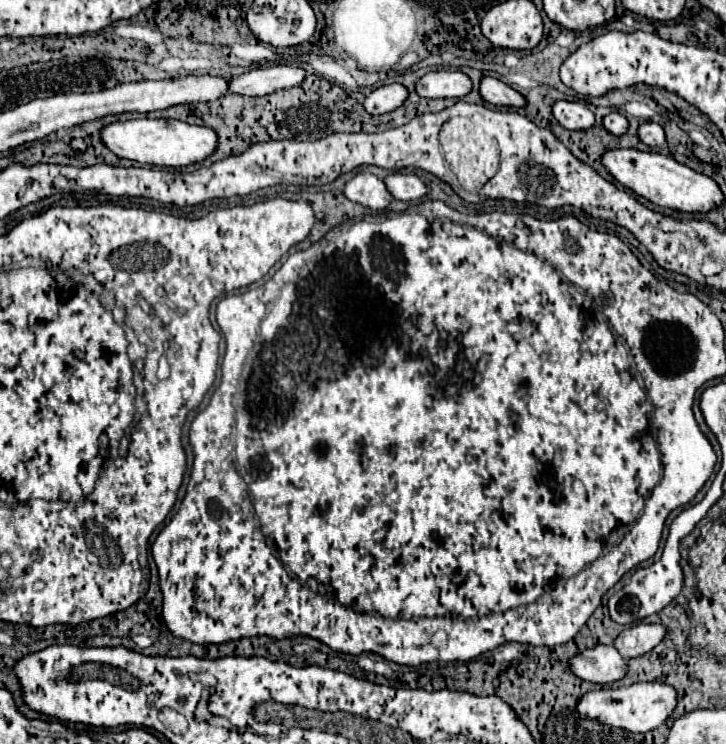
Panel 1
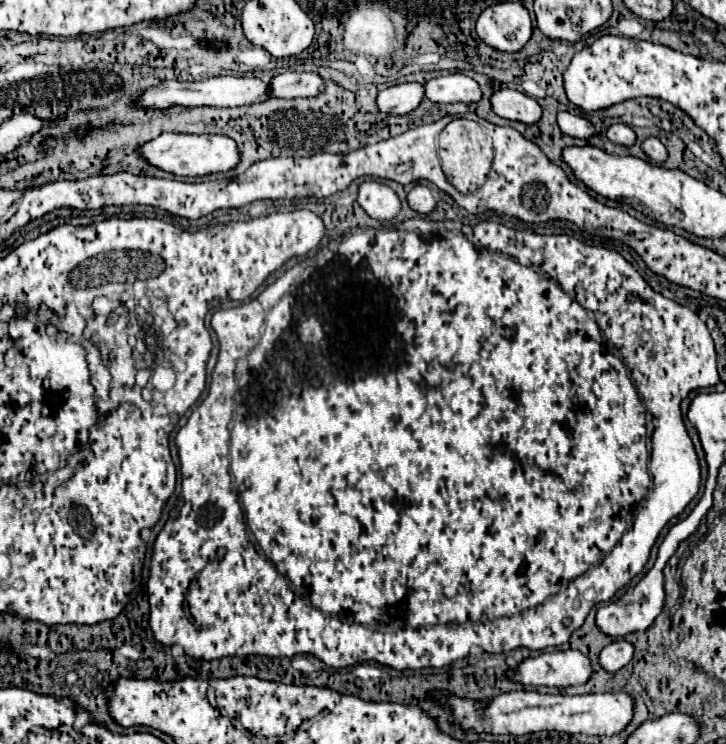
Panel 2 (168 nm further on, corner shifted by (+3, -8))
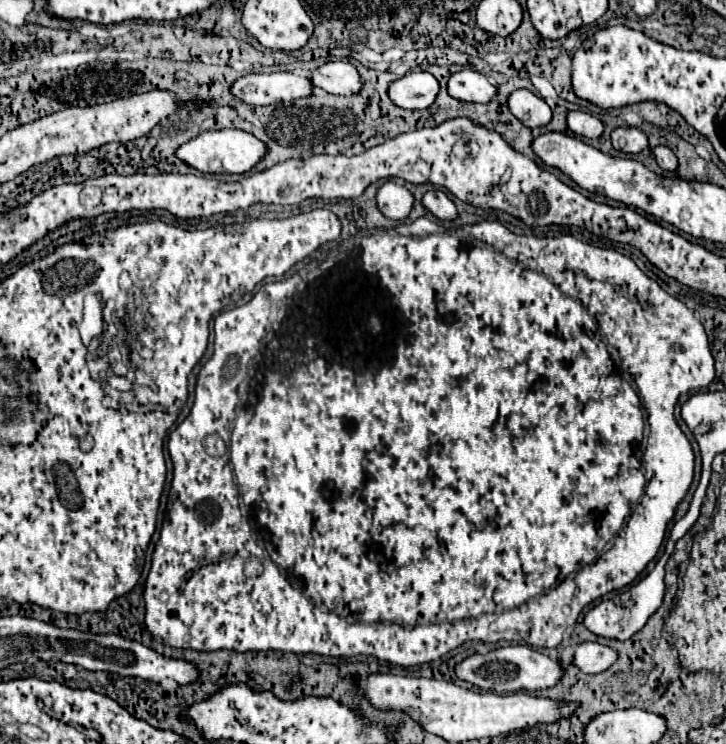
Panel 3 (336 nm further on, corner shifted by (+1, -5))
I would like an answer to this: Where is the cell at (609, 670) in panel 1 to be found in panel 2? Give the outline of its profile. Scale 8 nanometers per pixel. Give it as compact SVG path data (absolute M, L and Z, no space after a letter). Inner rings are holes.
M578 650L546 652L524 660L510 676L526 686L580 686L592 678L592 662Z

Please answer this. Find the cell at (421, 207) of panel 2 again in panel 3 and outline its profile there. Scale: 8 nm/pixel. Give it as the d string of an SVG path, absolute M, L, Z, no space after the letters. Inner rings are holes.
M438 189L436 191L428 191L424 195L424 201L422 203L440 221L454 221L458 217L458 209L456 209L454 201L446 193L442 193Z

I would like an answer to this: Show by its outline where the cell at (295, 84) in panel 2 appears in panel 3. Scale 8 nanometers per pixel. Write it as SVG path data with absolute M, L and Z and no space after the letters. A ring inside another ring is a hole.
M336 61L336 63L326 63L312 73L308 73L314 87L324 89L326 93L336 93L336 95L354 95L362 89L362 79L356 67L348 61Z

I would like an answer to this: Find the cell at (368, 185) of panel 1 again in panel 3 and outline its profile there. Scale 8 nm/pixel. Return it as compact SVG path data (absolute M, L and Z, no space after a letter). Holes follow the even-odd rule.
M386 181L378 191L378 207L388 219L402 221L414 207L414 195L406 187Z

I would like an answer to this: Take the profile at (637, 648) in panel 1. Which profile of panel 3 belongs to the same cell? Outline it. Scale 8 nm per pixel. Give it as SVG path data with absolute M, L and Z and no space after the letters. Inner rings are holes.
M580 643L574 651L572 665L582 673L602 673L616 661L616 651L600 643Z

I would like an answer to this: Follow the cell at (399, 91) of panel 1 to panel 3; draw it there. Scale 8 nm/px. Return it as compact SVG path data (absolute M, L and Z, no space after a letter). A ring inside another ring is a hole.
M408 73L390 85L390 99L402 109L426 109L440 91L440 83L432 73Z

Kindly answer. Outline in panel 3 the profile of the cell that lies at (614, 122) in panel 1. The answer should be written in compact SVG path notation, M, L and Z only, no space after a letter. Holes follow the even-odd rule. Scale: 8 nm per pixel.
M618 127L612 131L612 145L622 153L642 153L648 149L648 137L636 127Z

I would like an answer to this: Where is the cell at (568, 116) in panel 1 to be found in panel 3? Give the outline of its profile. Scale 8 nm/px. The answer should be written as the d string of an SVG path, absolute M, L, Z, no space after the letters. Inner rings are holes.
M570 111L568 113L568 127L576 135L582 135L582 137L588 137L588 139L596 139L604 131L604 125L602 125L600 119L596 119L594 115L582 113L582 111Z

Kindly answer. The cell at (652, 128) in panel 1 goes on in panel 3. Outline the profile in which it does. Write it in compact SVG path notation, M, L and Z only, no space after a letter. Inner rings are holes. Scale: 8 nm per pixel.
M658 145L654 147L654 157L656 157L656 163L664 169L664 171L676 171L678 169L678 159L676 155L664 147L664 145Z

